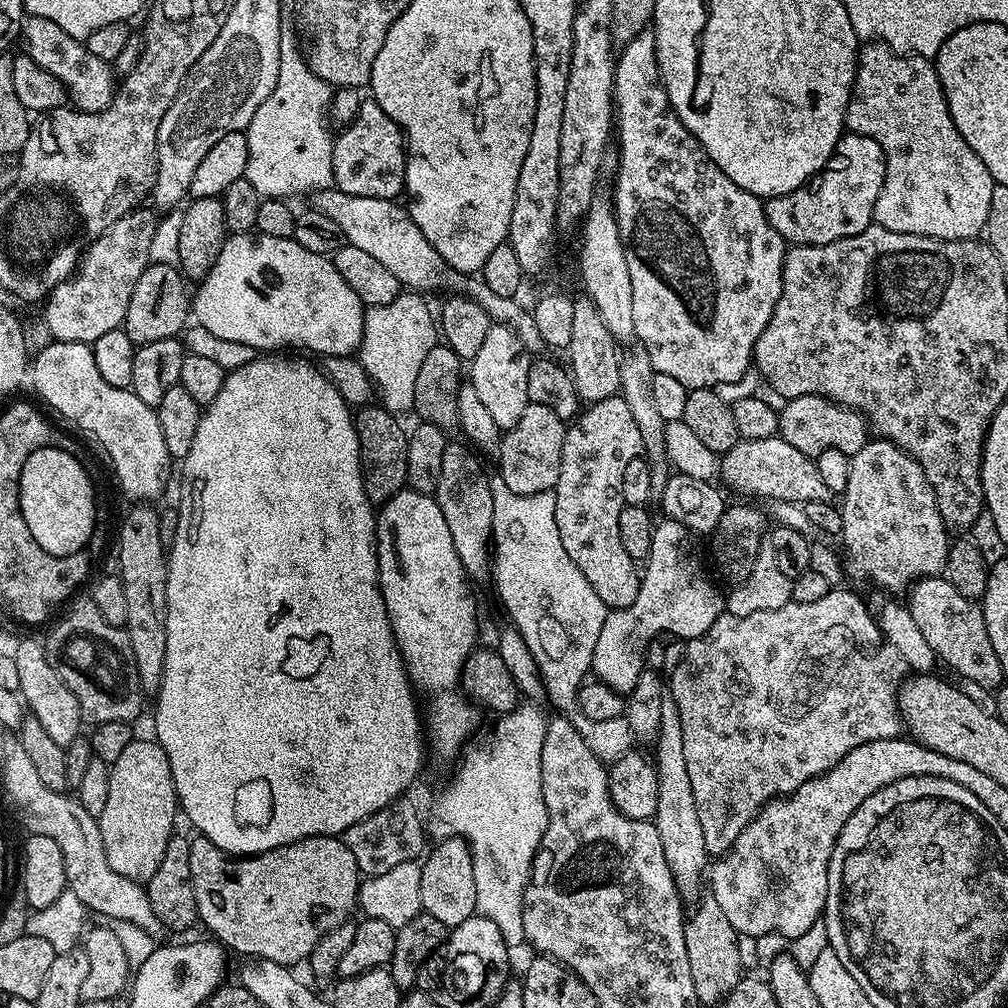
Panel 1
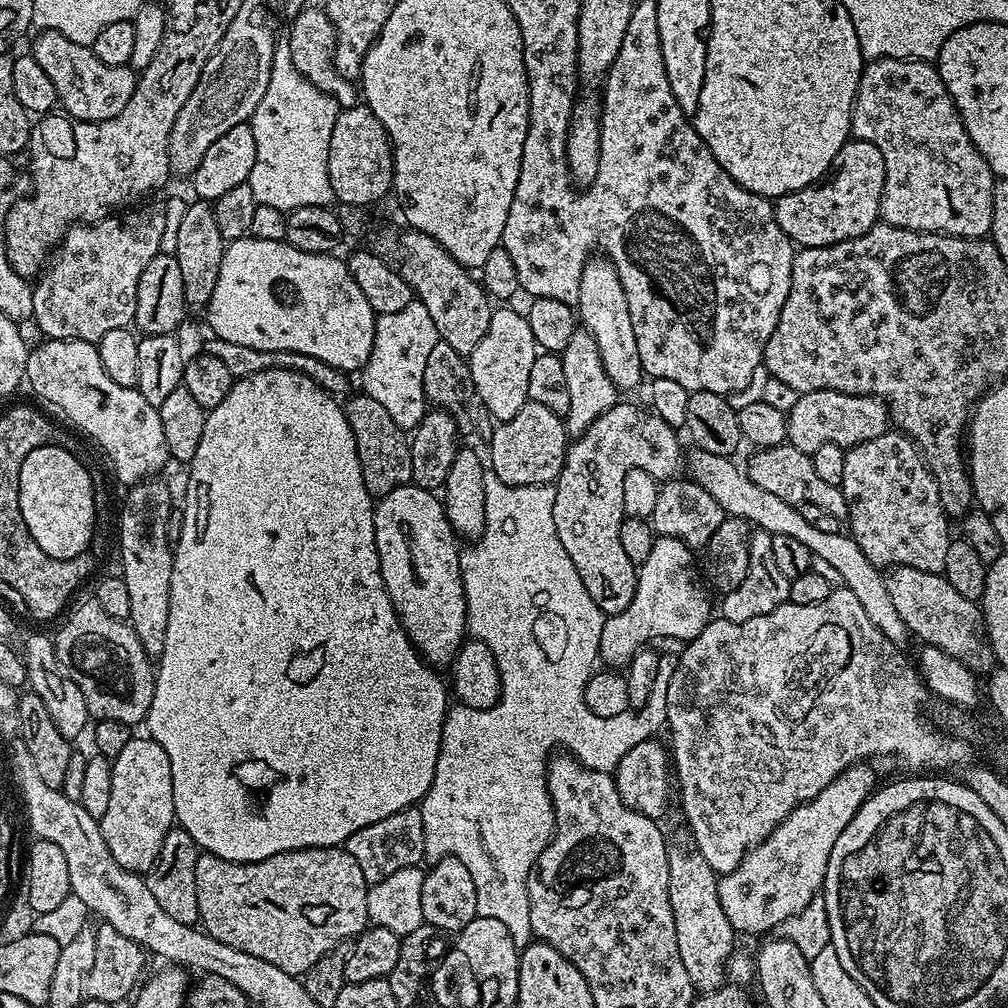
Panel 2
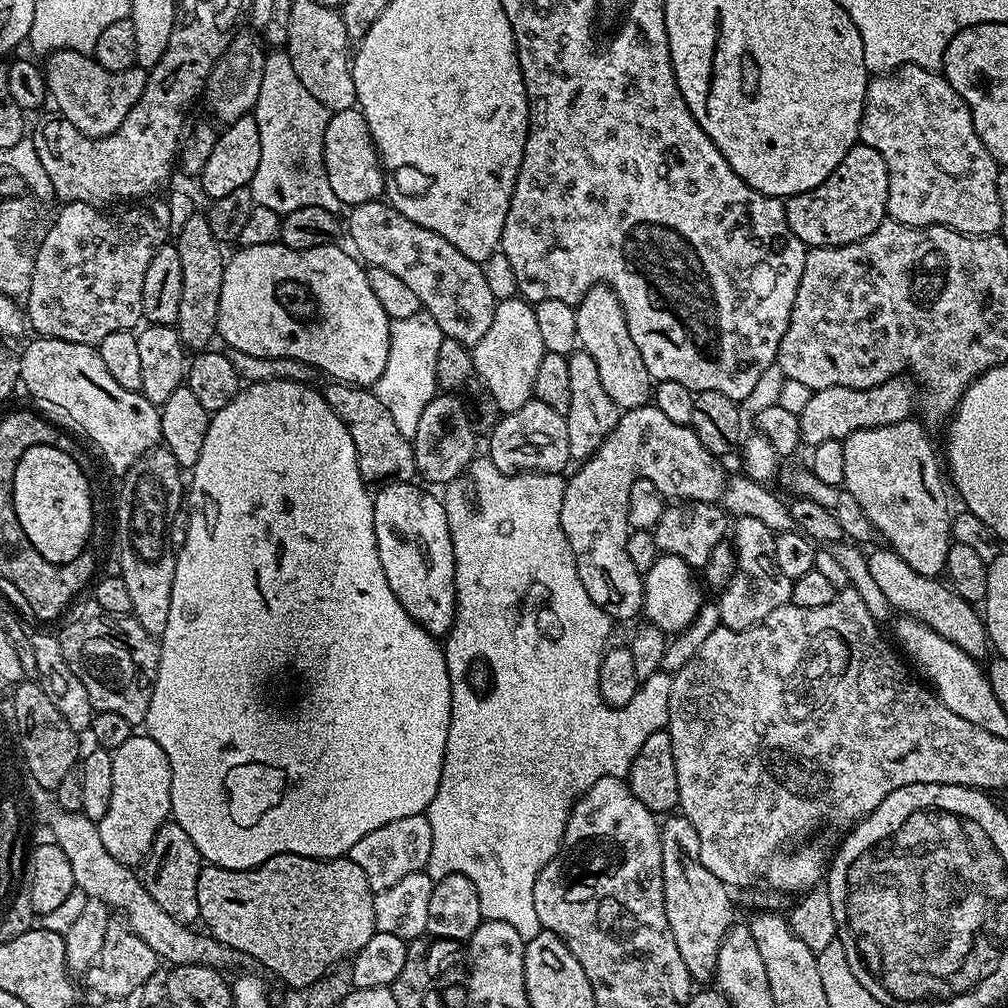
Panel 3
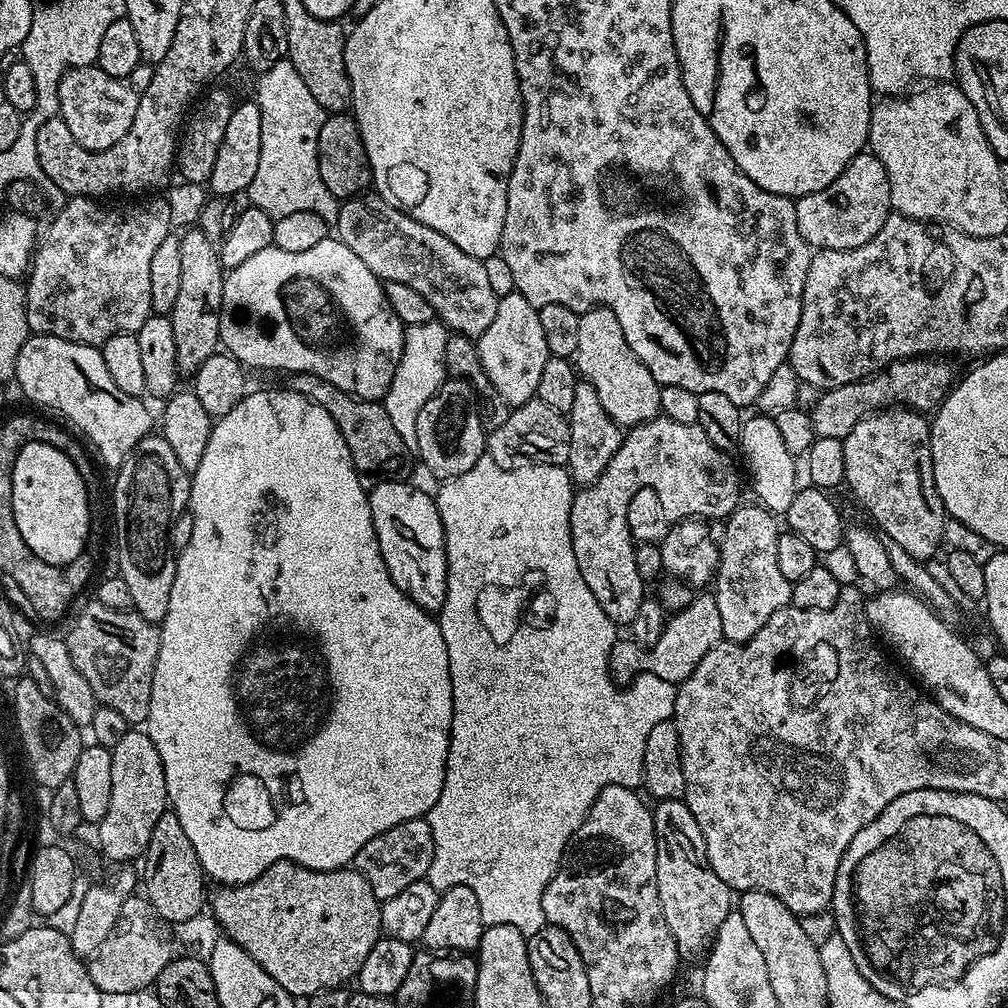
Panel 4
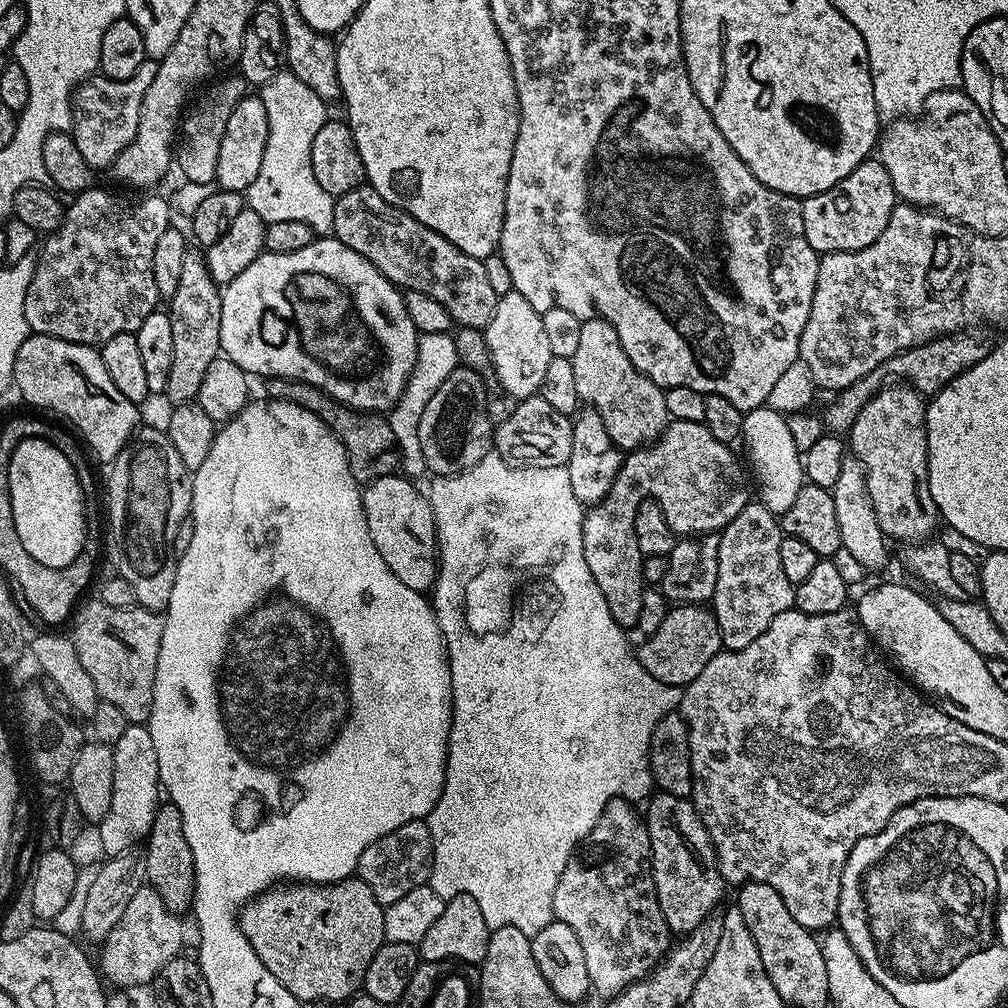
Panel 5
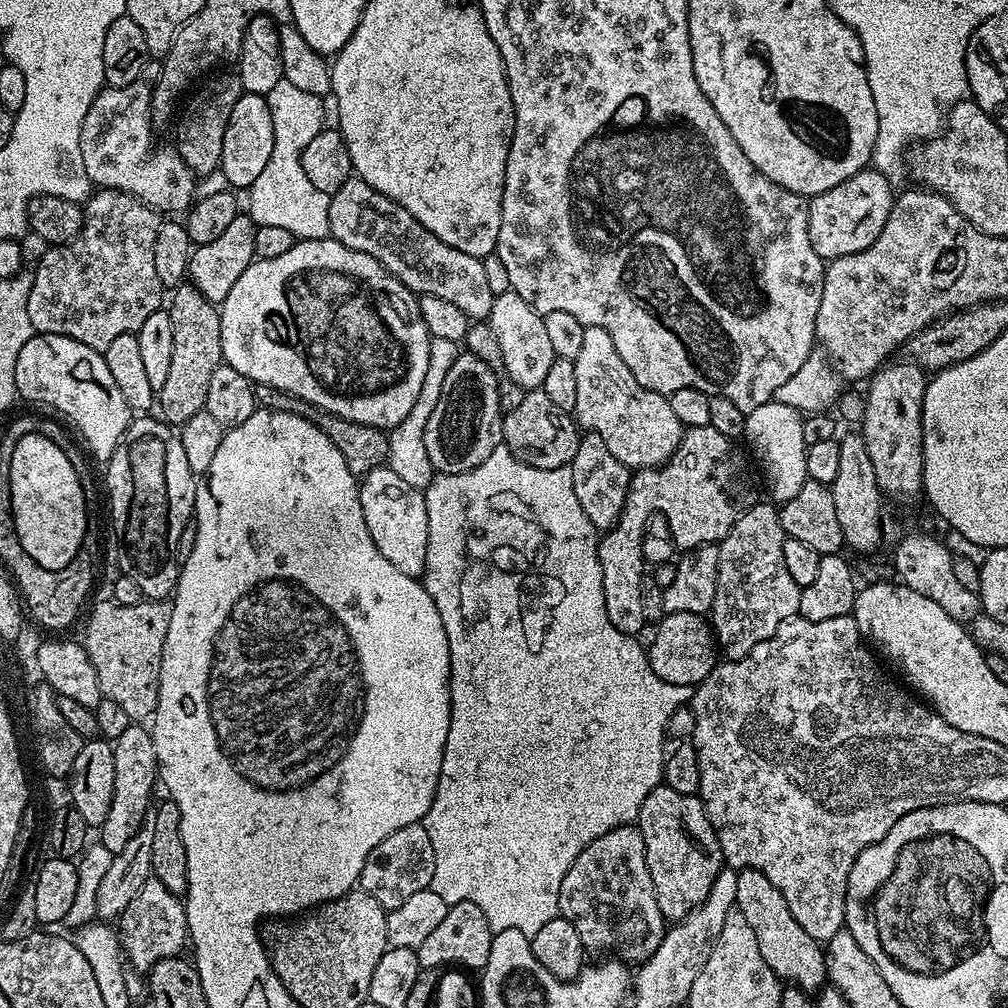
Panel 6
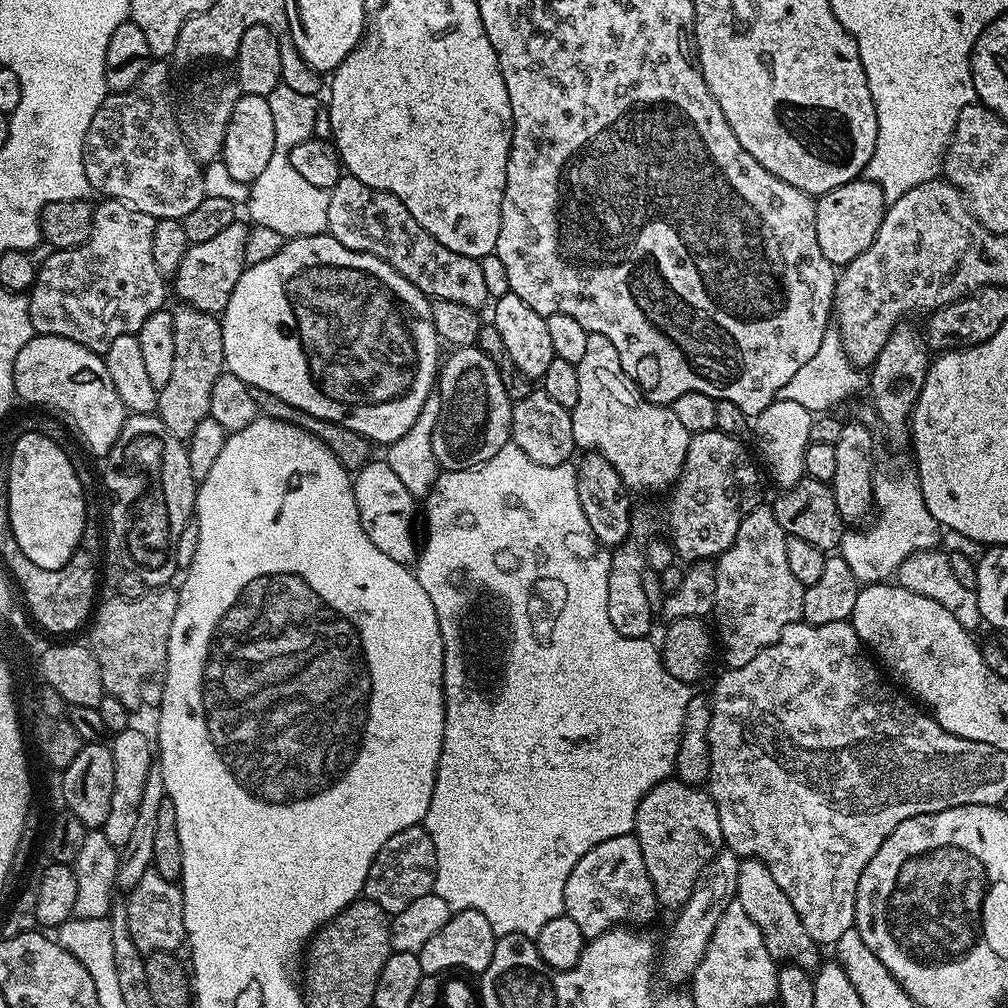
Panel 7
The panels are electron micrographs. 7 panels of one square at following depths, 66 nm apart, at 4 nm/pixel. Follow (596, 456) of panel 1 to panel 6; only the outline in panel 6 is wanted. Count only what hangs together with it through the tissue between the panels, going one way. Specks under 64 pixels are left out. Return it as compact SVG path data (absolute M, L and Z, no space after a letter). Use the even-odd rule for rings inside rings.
M707 424L706 426L687 429L680 438L680 446L677 448L676 453L673 454L665 464L661 464L658 468L641 468L631 477L631 484L625 496L625 504L622 506L621 516L617 518L616 524L613 525L611 529L605 531L603 535L599 537L596 546L596 557L600 559L600 565L602 566L602 590L606 598L606 618L610 618L610 623L614 625L614 630L622 630L622 634L626 634L627 636L639 637L641 635L640 631L646 628L646 621L642 614L642 582L646 578L646 563L643 558L642 544L644 533L647 530L648 520L651 519L655 513L662 514L666 517L673 542L677 549L682 552L697 548L704 544L720 543L724 537L727 536L728 531L732 529L734 522L738 522L738 518L742 518L742 514L748 509L750 502L757 499L756 488L752 485L752 476L748 473L748 462L750 464L750 460L747 455L745 456L746 457L736 449L733 441L727 440L725 436L718 434L718 430L714 430L711 424Z

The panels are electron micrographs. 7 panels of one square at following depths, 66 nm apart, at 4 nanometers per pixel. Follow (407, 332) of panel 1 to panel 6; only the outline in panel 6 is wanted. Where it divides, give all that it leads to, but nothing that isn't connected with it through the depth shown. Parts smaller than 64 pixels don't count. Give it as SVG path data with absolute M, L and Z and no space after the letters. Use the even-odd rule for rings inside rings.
M446 338L432 340L430 346L430 364L426 366L426 380L422 382L422 392L418 394L418 400L414 402L414 408L406 418L402 418L399 426L388 432L388 462L387 468L394 470L398 478L403 478L409 486L421 490L430 486L434 475L434 469L430 462L430 454L426 454L426 422L430 420L430 414L434 412L434 406L438 406L438 394L442 394L442 382L446 382L446 374L450 366L454 366L458 355L458 345L454 342L446 342Z

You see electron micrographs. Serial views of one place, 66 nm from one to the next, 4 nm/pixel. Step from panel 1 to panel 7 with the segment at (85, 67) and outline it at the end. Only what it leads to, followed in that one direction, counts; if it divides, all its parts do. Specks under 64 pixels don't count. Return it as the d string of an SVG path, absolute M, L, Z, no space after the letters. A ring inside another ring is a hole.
M164 58L153 59L142 70L142 78L127 92L109 94L90 122L84 139L84 169L90 186L101 197L120 200L142 214L150 214L158 220L183 221L190 210L198 207L205 198L203 188L204 169L199 160L190 154L186 142L176 125L174 104L168 101L168 63Z

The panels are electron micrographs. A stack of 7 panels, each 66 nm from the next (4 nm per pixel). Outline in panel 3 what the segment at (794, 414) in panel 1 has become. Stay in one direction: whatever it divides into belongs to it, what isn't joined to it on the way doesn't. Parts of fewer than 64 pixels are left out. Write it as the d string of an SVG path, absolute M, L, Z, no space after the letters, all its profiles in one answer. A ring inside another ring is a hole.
M907 375L895 376L873 388L847 388L846 386L830 386L817 388L801 408L800 438L805 445L831 440L843 441L850 434L867 428L890 426L894 422L902 422L913 415L912 407L918 404L918 384Z

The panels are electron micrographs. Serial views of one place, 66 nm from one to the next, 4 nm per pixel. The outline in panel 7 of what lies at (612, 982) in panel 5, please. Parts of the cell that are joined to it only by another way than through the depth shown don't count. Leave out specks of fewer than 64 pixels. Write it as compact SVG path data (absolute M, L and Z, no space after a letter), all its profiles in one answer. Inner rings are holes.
M629 834L619 836L618 838L610 838L610 842L602 842L598 846L594 846L587 852L579 862L574 866L574 870L570 870L570 878L566 878L566 890L564 891L564 911L570 918L574 918L574 923L578 925L578 930L582 930L582 934L586 938L600 936L604 932L609 932L611 928L627 925L628 920L644 920L652 912L652 907L657 907L656 892L652 889L650 878L646 874L646 862L642 862L642 846L638 846L635 835Z

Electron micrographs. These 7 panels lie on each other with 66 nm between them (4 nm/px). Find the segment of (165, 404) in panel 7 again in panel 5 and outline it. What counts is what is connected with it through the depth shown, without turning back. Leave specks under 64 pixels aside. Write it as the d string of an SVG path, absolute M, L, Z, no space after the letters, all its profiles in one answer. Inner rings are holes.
M189 250L182 261L182 275L178 277L178 290L167 301L166 311L170 318L170 331L174 333L174 359L170 361L170 378L166 382L167 399L172 399L173 405L187 404L195 401L198 389L202 387L202 378L210 362L221 355L220 335L222 334L222 288L210 278L208 262L203 251Z

